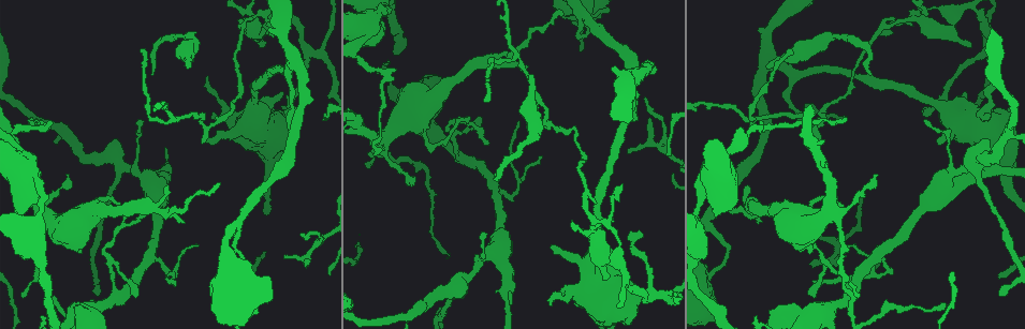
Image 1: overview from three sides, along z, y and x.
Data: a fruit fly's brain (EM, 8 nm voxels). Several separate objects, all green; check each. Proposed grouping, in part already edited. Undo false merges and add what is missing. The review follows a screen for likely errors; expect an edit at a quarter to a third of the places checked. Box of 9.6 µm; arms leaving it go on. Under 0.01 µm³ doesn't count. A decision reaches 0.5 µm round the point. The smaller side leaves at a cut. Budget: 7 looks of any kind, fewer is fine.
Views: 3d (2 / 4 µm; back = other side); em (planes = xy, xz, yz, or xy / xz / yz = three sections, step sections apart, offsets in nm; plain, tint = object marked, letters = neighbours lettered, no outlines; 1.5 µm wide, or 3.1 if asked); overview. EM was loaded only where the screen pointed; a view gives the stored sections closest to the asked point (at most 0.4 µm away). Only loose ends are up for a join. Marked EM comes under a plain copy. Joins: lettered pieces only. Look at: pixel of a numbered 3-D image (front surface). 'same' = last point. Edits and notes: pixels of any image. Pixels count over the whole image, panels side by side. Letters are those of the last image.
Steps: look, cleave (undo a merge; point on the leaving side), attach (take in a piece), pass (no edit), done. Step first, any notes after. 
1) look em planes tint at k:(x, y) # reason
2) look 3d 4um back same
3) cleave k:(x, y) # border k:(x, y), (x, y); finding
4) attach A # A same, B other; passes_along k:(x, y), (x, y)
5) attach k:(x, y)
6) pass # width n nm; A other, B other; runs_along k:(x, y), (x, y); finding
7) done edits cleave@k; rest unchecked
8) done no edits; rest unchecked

look 3d 2um at 1:(457, 130) # thin neck

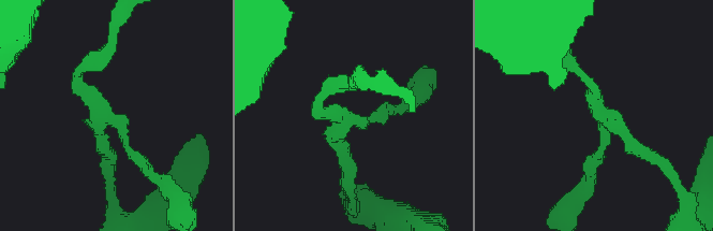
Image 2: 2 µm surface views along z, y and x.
look em planes tint at 2:(597, 107) # shape alone is not enough

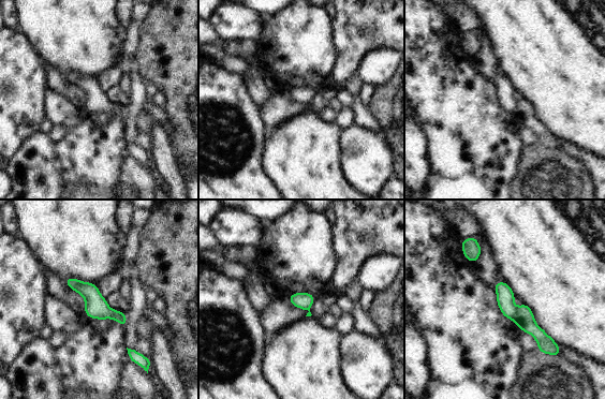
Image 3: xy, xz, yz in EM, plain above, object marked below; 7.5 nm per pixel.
look em planes letters same # see the neighbours

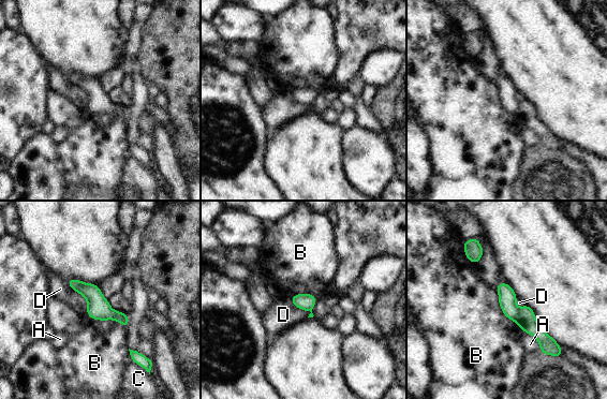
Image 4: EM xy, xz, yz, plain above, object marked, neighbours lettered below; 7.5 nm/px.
cleave 4:(507, 298) # longest_contact B 380 nm; A other, B other, C other, D other; part_leaving 4:(71, 282), (126, 322); a second neuron is stuck on

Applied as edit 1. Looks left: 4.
look 3d 4um at 1:(922, 19)

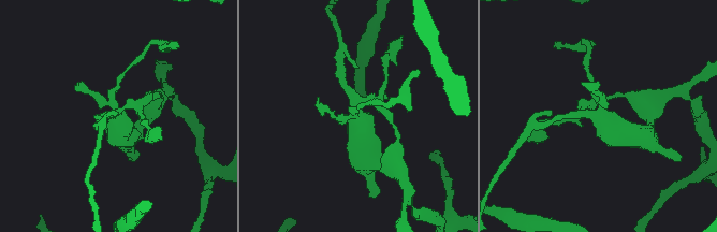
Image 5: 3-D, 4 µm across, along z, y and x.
look em planes letters at 5:(354, 113)

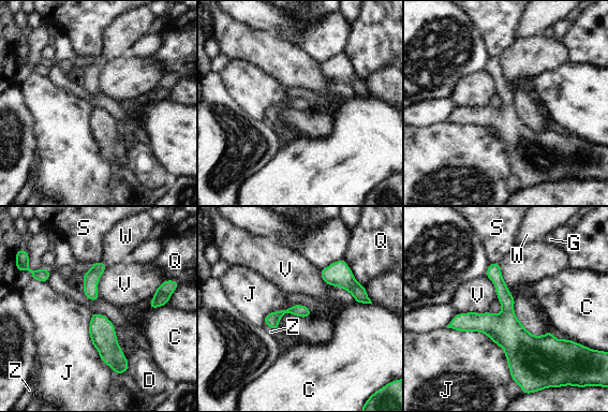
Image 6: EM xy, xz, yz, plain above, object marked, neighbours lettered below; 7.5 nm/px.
pass # C other, D other, G other, J other, Q other, S other, V other, W other, Z other; border 6:(446, 326), (486, 334), (513, 380); continuous, no second neuron

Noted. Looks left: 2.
done edits cleave@4; rest unchecked

